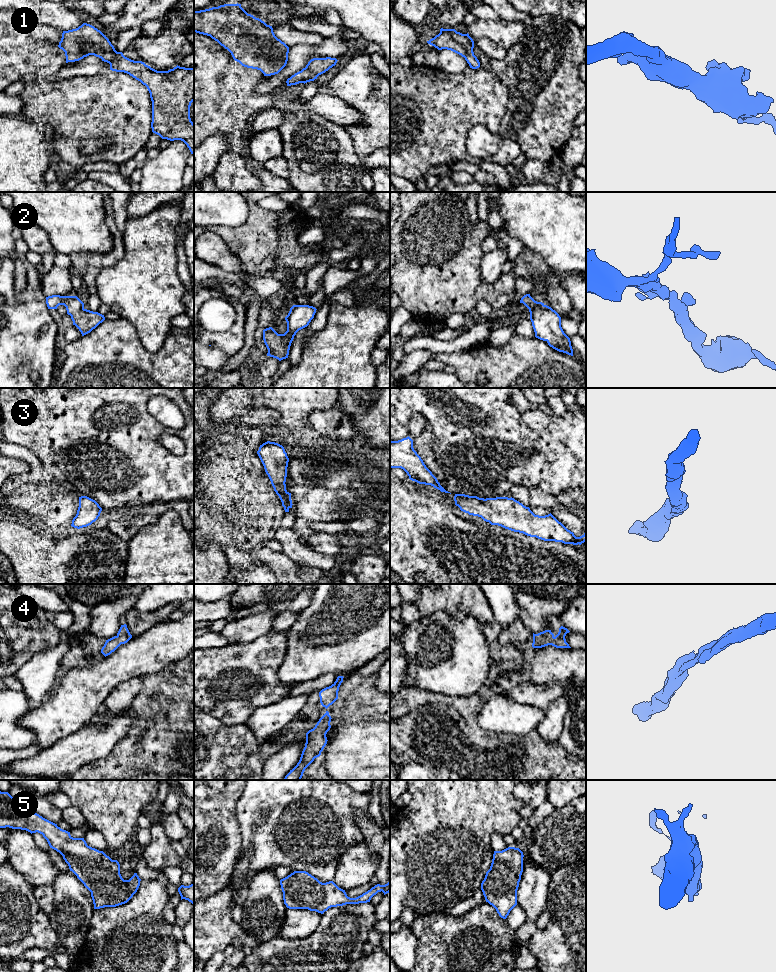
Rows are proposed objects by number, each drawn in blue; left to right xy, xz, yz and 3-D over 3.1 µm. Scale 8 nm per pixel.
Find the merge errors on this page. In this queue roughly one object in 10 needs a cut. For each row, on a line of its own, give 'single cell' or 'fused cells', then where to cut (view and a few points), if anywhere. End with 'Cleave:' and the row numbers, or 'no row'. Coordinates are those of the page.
1: single cell; no cut
2: single cell; no cut
3: single cell; no cut
4: single cell; no cut
5: single cell; no cut
Cleave: no row

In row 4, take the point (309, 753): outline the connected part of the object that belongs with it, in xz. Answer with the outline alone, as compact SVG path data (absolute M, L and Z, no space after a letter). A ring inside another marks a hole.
M326 711L315 727L306 733L306 743L300 760L283 780L301 780L305 769L321 755L328 741L326 734L331 728L331 719L329 712Z

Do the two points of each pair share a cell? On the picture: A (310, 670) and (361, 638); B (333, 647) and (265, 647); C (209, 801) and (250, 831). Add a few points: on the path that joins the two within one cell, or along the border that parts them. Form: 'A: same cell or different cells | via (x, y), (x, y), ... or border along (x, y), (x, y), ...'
A: same cell | via (323, 657), (333, 647), (341, 646), (348, 642)
B: different cells | border along (286, 631), (286, 655), (278, 669)
C: different cells | border along (238, 799), (236, 819), (242, 845)

